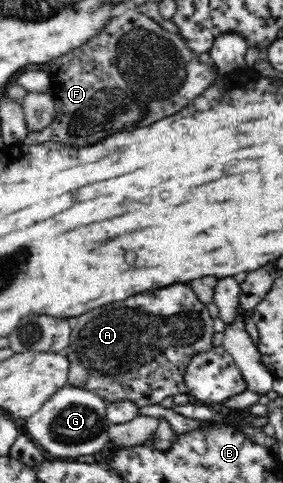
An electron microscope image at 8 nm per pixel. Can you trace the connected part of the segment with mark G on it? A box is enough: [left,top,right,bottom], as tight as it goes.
[21,384,112,459]

